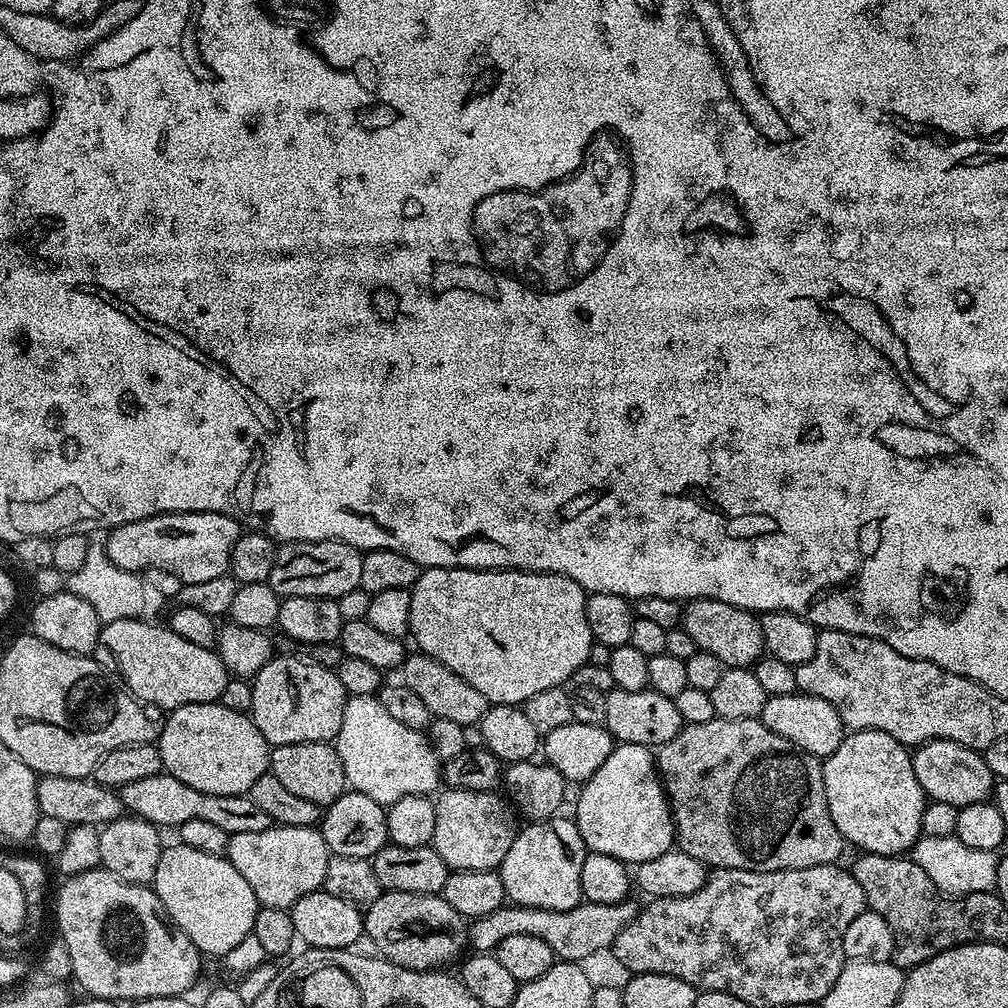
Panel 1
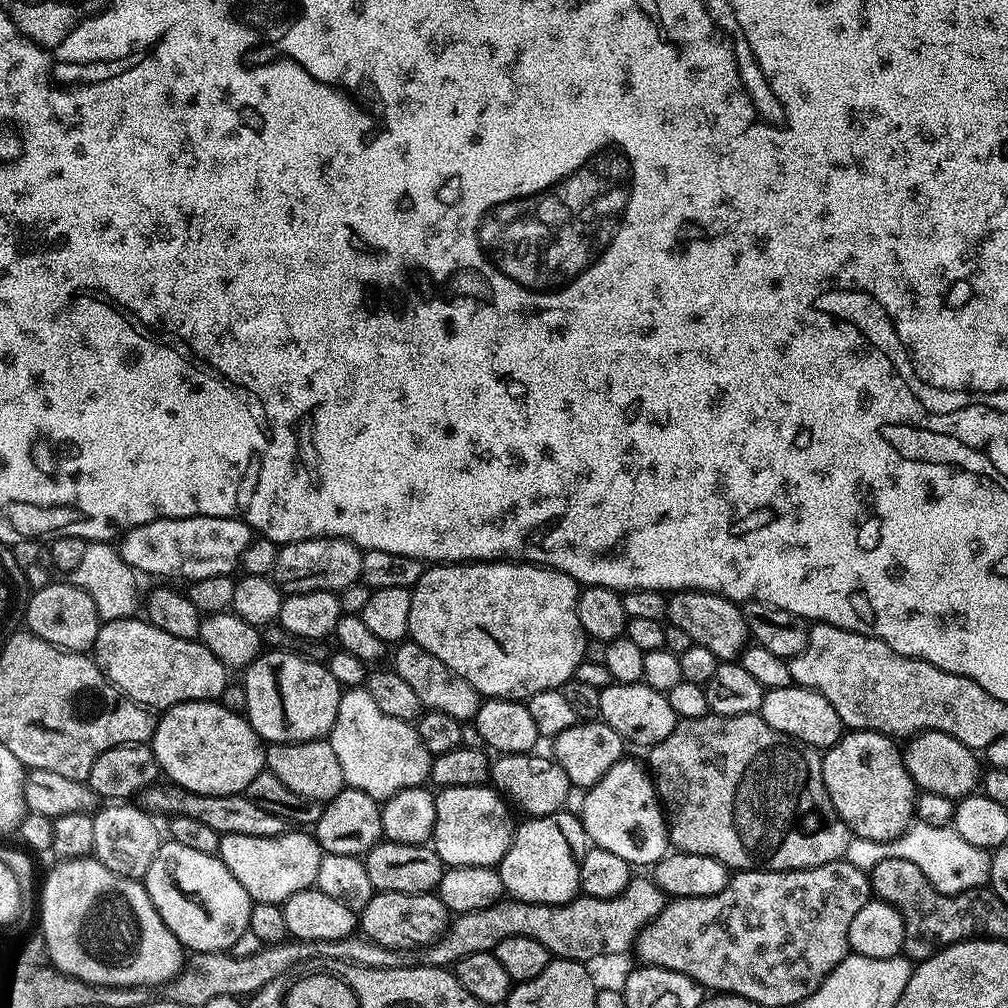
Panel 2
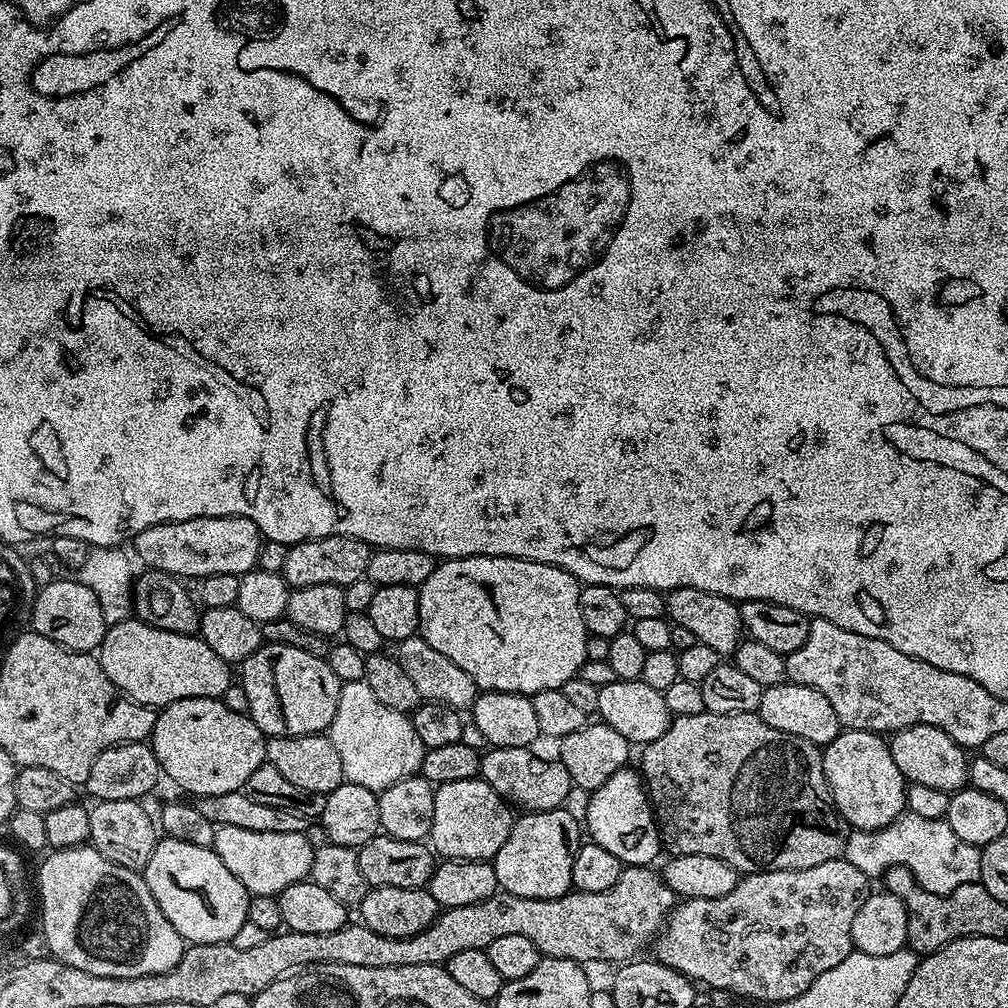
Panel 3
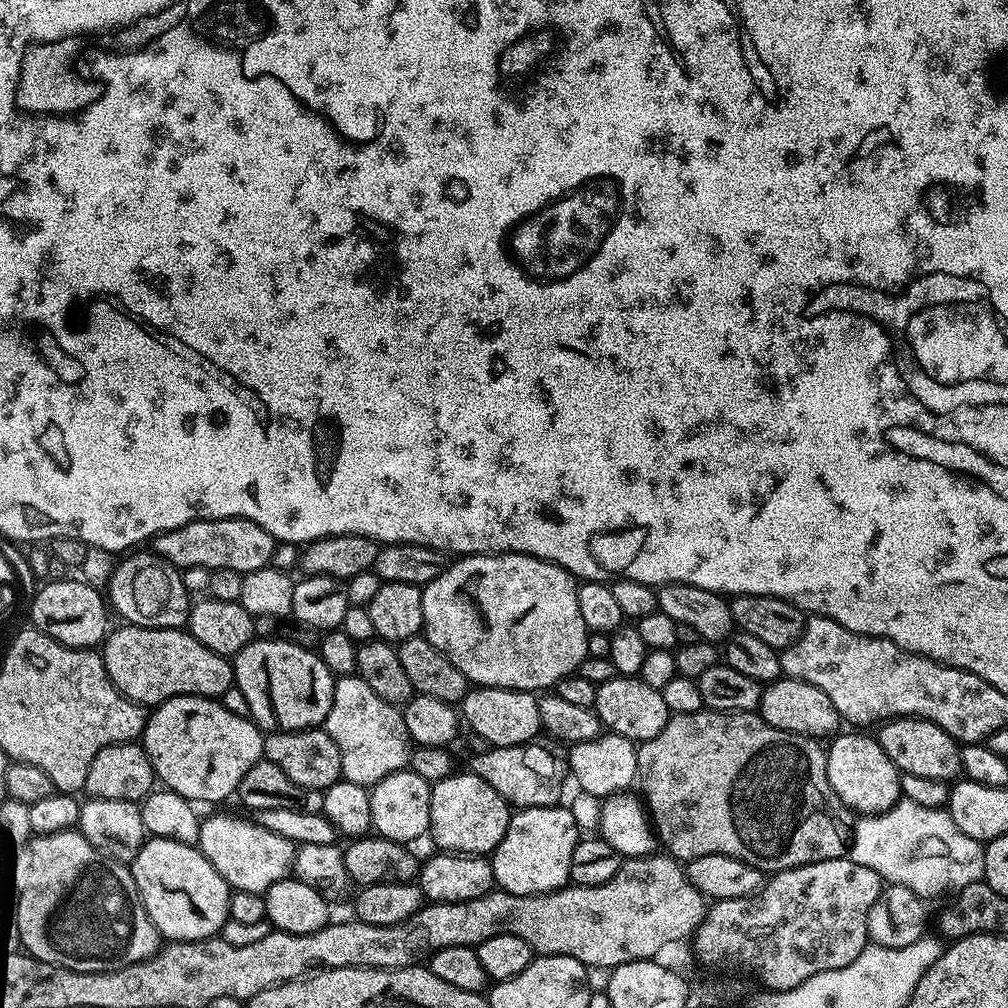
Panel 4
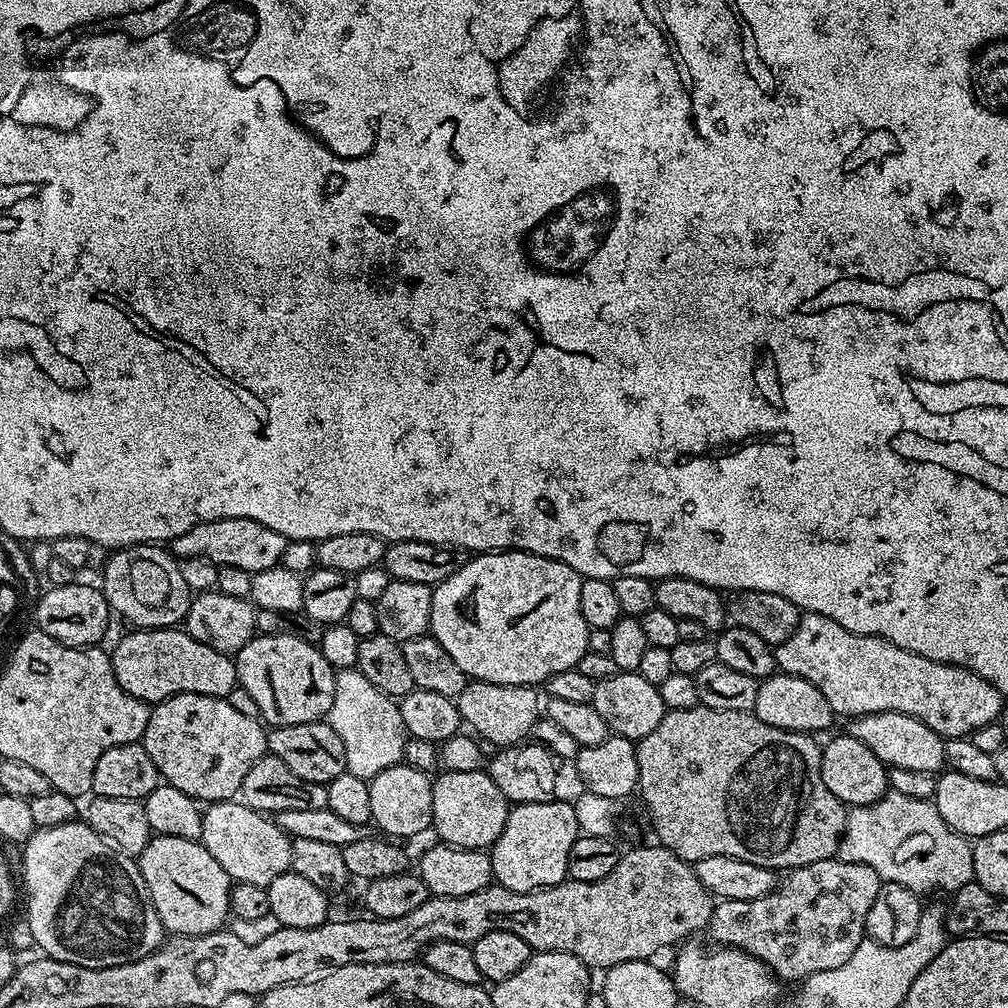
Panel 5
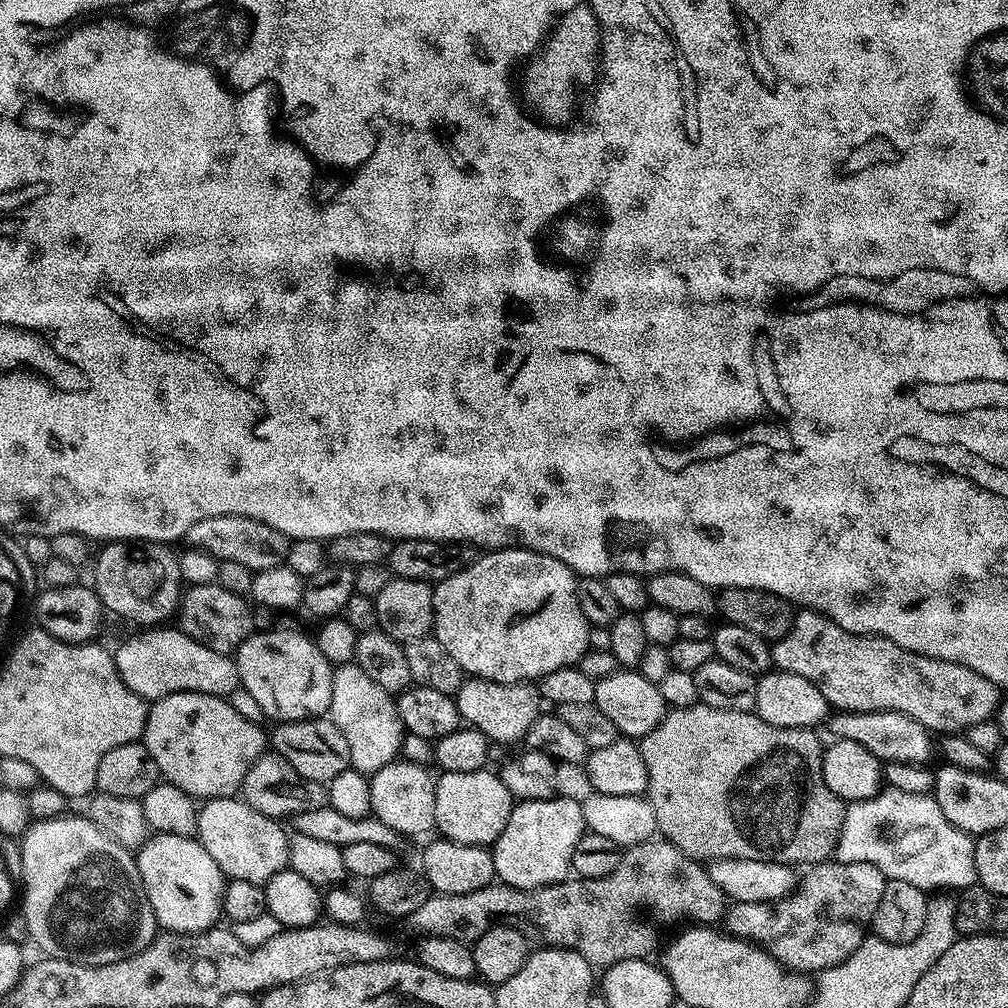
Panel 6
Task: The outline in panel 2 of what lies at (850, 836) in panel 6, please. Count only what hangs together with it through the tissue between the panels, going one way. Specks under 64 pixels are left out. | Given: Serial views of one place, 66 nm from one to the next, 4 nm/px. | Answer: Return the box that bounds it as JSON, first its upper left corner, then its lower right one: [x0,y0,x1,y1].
[844,822,992,896]

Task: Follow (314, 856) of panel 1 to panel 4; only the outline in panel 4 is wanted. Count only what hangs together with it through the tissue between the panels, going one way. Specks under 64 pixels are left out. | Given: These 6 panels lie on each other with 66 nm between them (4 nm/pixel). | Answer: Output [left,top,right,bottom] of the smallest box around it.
[198,816,297,892]

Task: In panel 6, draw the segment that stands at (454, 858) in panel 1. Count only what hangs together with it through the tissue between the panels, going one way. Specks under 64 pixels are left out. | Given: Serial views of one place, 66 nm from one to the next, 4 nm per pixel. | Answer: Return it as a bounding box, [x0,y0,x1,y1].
[434,770,514,846]

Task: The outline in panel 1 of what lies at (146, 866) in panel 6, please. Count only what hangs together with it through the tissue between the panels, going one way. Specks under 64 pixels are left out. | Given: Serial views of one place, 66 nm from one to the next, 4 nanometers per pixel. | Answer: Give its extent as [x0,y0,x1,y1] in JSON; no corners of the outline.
[154,842,258,958]

